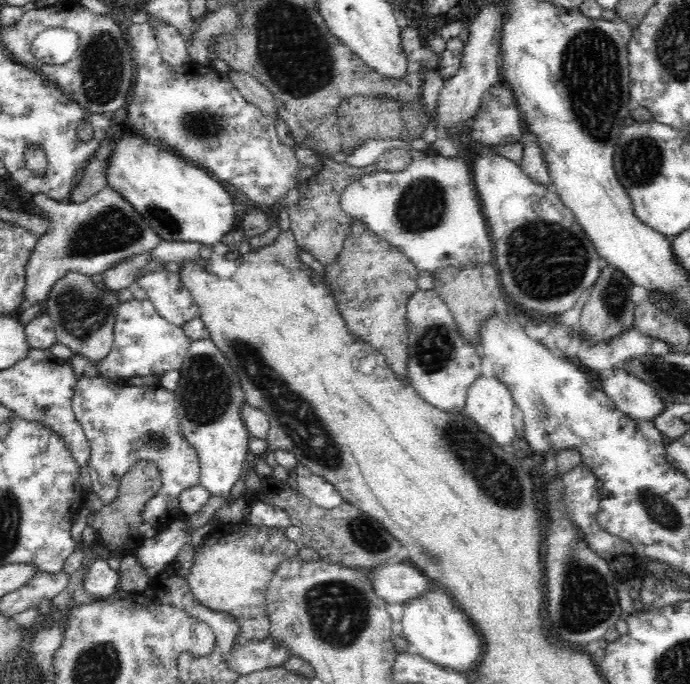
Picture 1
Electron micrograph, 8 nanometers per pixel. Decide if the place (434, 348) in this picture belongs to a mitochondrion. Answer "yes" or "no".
yes

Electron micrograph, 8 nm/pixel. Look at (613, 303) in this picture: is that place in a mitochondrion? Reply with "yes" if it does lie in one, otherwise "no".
yes

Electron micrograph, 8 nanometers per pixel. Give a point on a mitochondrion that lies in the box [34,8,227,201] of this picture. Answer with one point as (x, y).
(104, 70)

